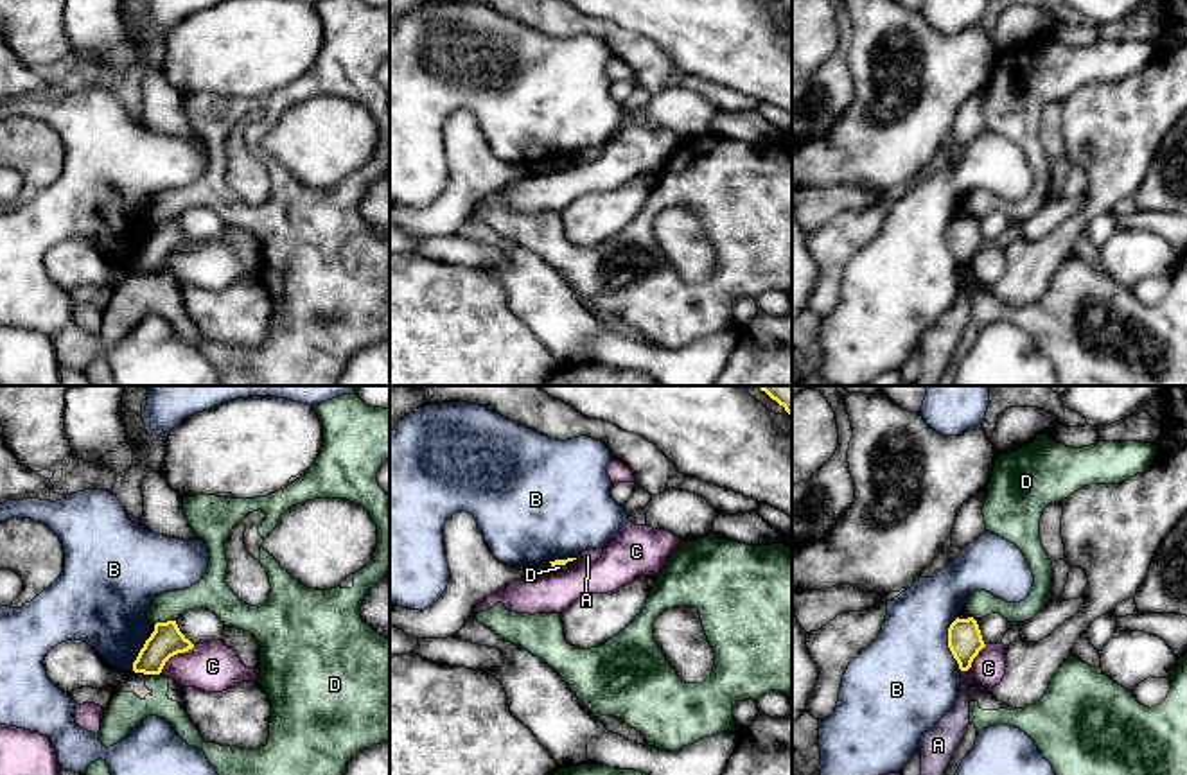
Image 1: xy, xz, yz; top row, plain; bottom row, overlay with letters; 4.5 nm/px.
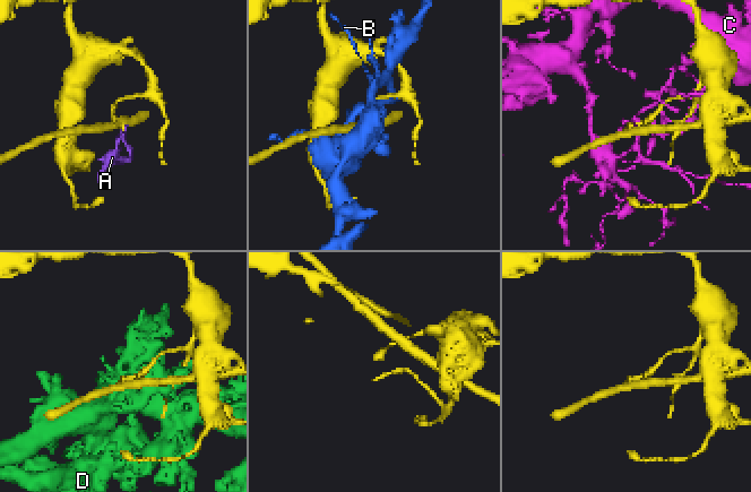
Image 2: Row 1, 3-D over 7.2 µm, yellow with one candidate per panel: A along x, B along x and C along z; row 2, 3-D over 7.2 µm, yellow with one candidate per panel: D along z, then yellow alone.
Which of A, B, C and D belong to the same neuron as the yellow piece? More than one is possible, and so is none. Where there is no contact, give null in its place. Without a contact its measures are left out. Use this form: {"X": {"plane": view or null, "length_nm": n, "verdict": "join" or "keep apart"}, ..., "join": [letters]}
{"A": {"plane": "yz", "length_nm": 30, "verdict": "keep apart"}, "B": {"plane": "yz", "length_nm": 240, "verdict": "keep apart"}, "C": {"plane": "xy", "length_nm": 200, "verdict": "keep apart"}, "D": {"plane": "xy", "length_nm": 100, "verdict": "keep apart"}, "join": []}

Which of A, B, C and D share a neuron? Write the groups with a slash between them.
A / B / C / D

